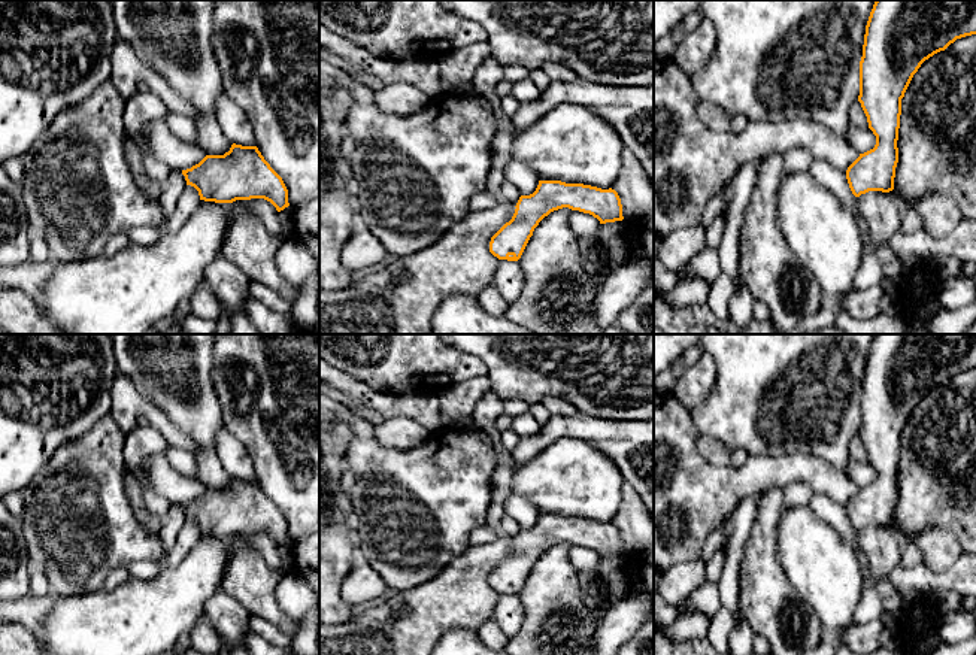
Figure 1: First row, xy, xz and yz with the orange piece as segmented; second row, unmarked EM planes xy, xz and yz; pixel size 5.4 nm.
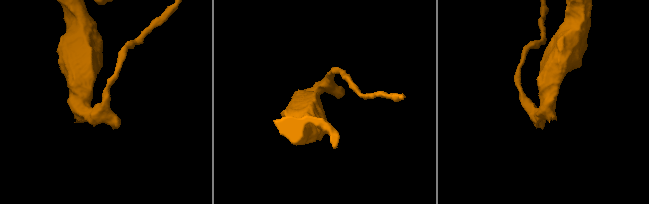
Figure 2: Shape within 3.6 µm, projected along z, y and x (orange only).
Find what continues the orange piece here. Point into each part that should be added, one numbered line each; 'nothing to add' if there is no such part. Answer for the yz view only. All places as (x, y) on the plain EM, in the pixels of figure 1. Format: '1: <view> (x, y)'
nothing to add

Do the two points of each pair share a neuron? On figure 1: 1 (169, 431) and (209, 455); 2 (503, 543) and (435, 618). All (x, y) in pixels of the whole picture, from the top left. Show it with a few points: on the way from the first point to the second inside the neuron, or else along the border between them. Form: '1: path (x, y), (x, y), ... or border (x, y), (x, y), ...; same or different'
1: border (173, 425), (197, 446), (194, 455); different
2: path (485, 561), (449, 600); same

